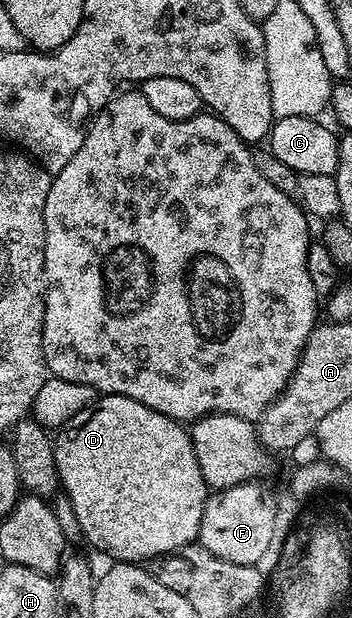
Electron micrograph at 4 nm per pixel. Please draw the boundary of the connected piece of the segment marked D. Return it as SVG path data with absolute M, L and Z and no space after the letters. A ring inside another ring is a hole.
M103 394L88 408L76 412L54 438L54 459L61 489L72 500L82 537L110 560L145 563L152 558L169 556L197 539L200 516L208 487L200 472L196 452L187 427L128 396Z

